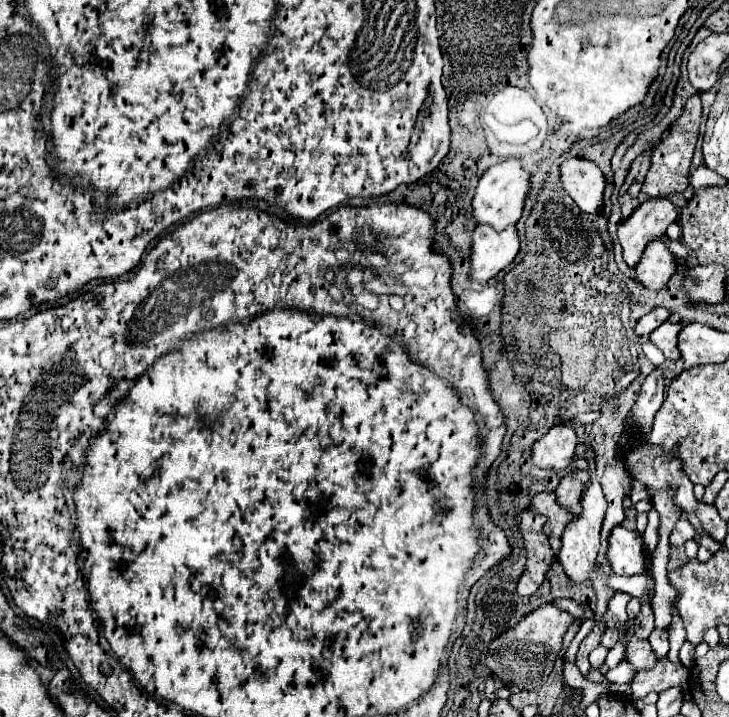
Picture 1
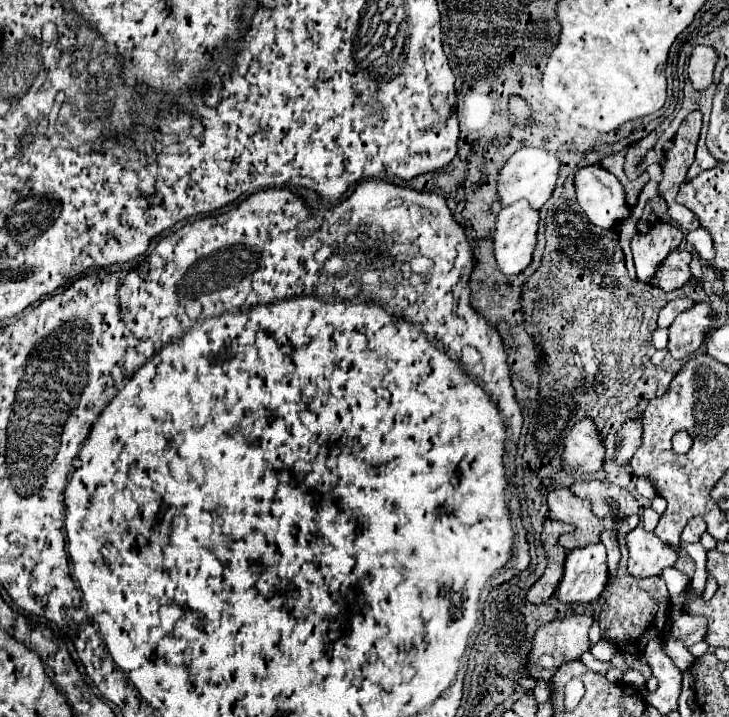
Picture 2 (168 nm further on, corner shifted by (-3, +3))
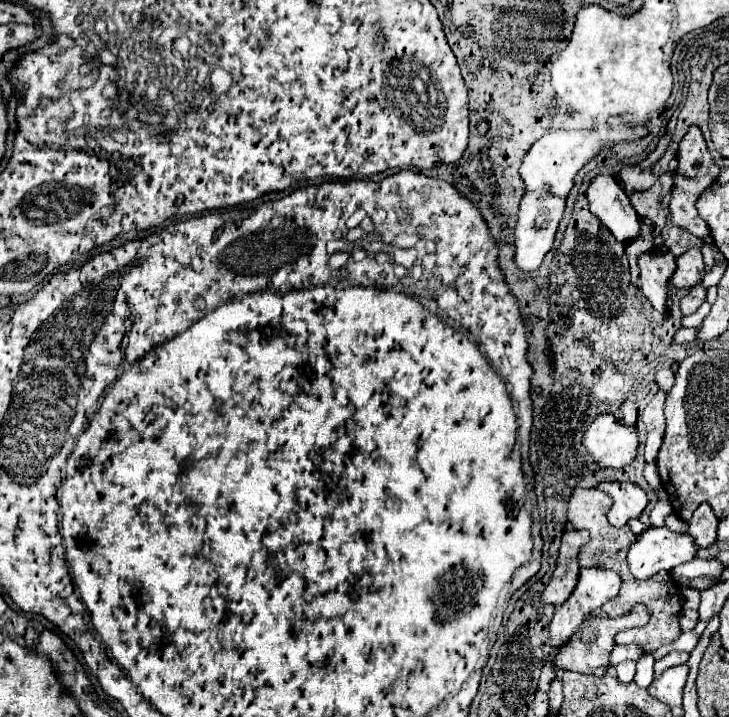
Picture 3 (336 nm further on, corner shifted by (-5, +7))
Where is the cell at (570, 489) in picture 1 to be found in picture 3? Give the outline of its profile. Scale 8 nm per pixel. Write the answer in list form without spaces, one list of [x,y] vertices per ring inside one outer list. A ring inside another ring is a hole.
[[[600,483],[598,489],[606,491],[614,499],[608,513],[608,521],[614,527],[624,527],[630,519],[638,519],[648,505],[644,489],[634,483]]]

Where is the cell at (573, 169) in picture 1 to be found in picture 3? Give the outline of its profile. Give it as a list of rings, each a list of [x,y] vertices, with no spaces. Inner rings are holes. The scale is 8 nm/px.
[[[598,175],[588,187],[590,211],[610,229],[620,243],[640,237],[640,217],[630,205],[628,195],[610,175]]]

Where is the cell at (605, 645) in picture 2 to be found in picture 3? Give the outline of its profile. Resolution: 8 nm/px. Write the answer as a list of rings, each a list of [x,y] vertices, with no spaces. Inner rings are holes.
[[[616,645],[610,653],[610,661],[612,665],[618,665],[622,661],[638,661],[642,655],[644,649],[640,649],[640,645]]]

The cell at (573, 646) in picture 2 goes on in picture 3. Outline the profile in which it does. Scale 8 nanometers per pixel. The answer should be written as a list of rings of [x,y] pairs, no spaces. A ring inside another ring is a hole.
[[[636,605],[632,607],[632,613],[624,615],[624,617],[618,617],[618,619],[610,619],[610,617],[588,617],[580,629],[574,633],[574,637],[564,645],[560,647],[560,651],[556,653],[556,659],[554,659],[554,665],[560,669],[560,671],[578,671],[578,673],[586,673],[586,675],[604,675],[608,665],[610,665],[610,653],[616,645],[614,637],[618,631],[624,631],[624,629],[634,629],[634,627],[644,627],[646,623],[650,621],[648,617],[648,609],[644,605]]]

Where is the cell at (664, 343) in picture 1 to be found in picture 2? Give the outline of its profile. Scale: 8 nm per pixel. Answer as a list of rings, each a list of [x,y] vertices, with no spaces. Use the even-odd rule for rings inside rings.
[[[696,303],[686,313],[680,313],[668,327],[668,353],[674,359],[690,357],[706,337],[710,329],[710,307]]]

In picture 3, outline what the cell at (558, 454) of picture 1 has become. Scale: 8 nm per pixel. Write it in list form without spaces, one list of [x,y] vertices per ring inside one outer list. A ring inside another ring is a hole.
[[[612,413],[600,415],[584,435],[588,453],[602,465],[620,469],[636,459],[638,431],[620,423]]]

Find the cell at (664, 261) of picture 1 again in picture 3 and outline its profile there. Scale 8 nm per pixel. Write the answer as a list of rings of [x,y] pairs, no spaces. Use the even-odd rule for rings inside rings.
[[[688,249],[686,253],[682,253],[676,259],[676,273],[670,279],[670,285],[676,289],[692,289],[694,285],[698,285],[706,273],[704,269],[704,261],[702,261],[702,253],[700,249]]]

